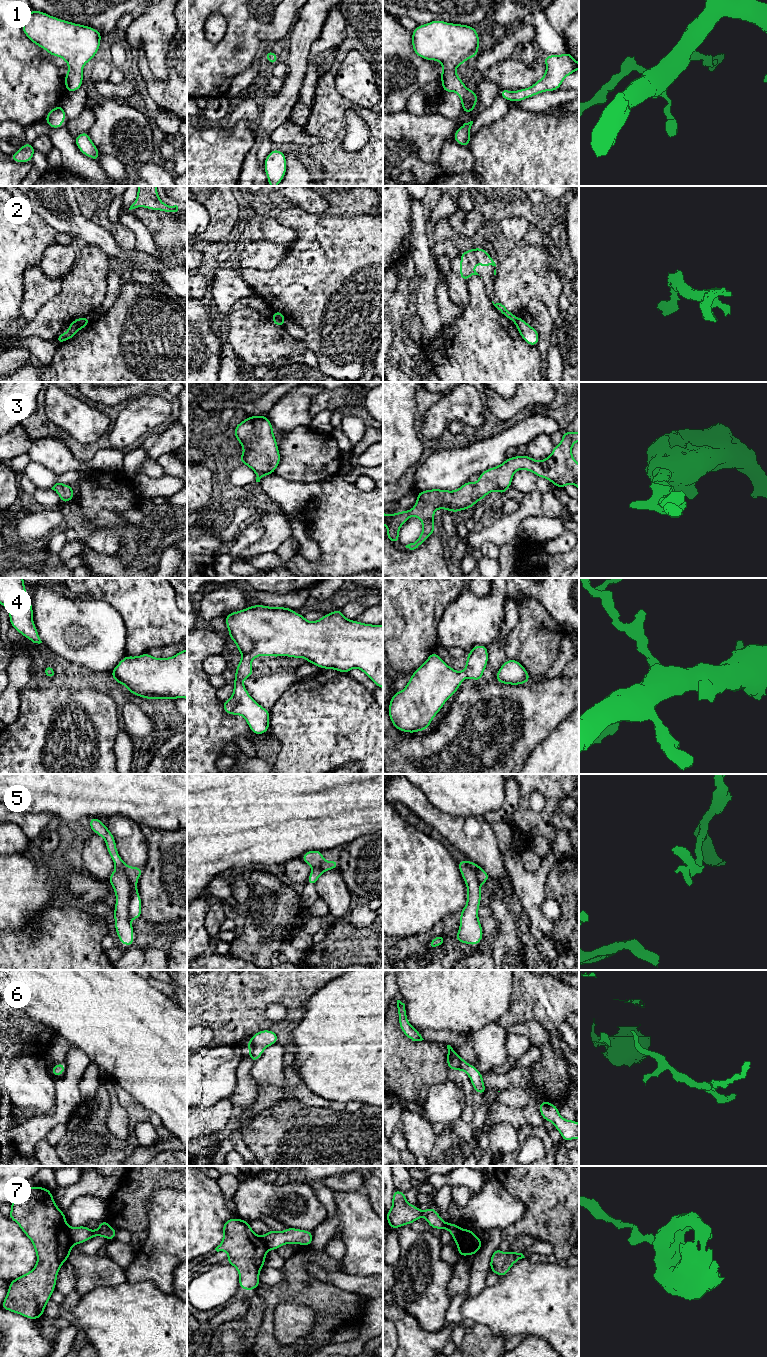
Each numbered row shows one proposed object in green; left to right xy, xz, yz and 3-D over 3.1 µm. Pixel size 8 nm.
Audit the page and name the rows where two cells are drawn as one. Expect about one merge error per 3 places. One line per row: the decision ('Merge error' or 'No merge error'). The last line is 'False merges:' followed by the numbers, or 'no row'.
1: No merge error
2: Merge error
3: No merge error
4: No merge error
5: Merge error
6: No merge error
7: Merge error
False merges: 2, 5, 7

